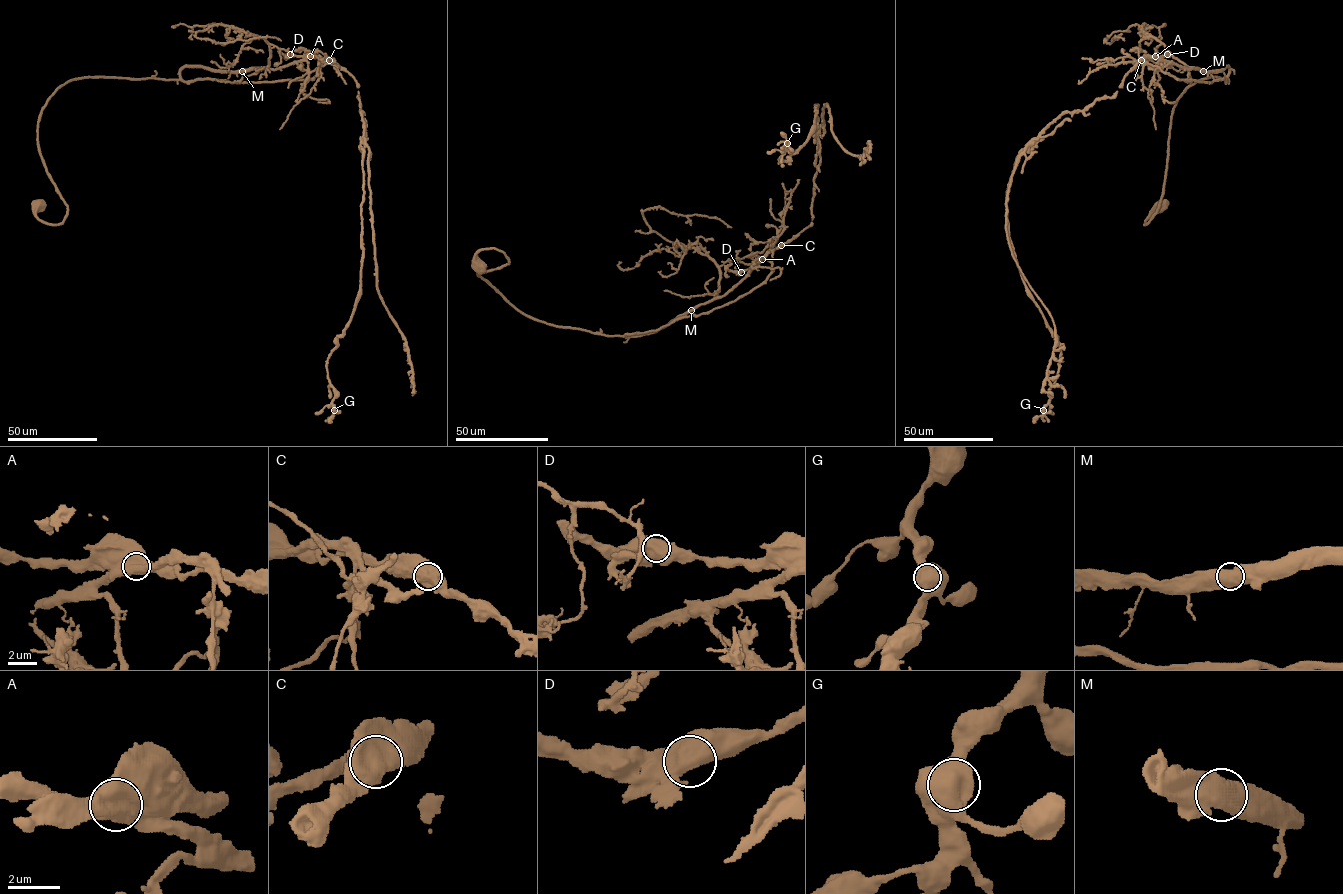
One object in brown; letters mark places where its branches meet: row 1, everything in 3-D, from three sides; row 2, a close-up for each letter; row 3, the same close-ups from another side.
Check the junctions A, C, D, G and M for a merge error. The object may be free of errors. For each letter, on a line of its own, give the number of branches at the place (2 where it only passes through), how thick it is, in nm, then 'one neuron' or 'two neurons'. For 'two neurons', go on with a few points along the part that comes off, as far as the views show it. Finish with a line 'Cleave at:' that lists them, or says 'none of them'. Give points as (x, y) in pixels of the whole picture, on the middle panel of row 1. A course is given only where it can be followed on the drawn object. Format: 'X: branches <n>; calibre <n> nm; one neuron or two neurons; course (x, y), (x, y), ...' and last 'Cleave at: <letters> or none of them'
A: branches 2; calibre 850 nm; two neurons; course (761, 259), (811, 223), (817, 105), (809, 137), (789, 159), (781, 161), (787, 150), (784, 133)
C: branches 2; calibre 700 nm; one neuron
D: branches 2; calibre 850 nm; one neuron
G: branches 2; calibre 650 nm; one neuron
M: branches 2; calibre 800 nm; one neuron
Cleave at: A

